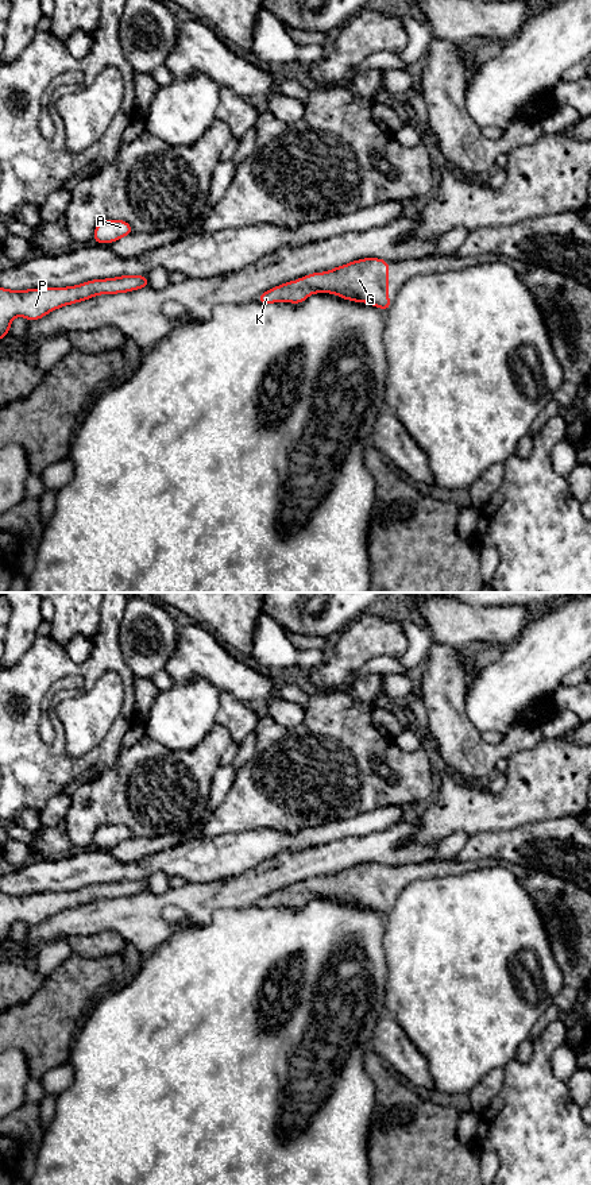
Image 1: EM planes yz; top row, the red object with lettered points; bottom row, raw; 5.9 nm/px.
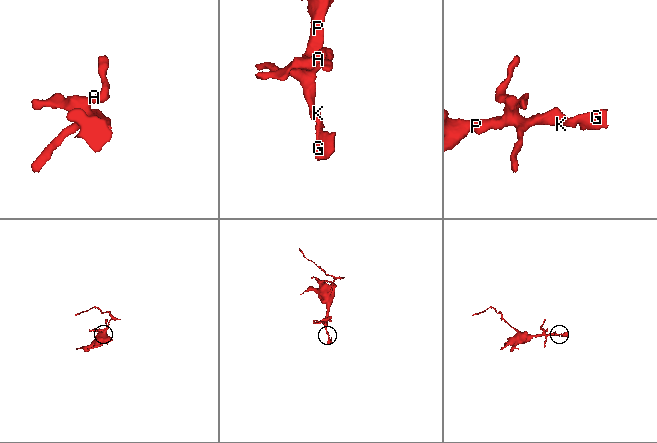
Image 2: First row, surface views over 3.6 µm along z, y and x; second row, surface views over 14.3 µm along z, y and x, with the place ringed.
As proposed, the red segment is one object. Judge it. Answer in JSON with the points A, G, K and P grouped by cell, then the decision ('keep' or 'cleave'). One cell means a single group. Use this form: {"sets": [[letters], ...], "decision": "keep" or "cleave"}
{"sets": [["A", "G", "K", "P"]], "decision": "keep"}

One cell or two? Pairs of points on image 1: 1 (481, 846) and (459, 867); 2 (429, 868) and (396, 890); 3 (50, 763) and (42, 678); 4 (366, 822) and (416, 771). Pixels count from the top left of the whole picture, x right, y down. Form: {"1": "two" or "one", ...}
{"1": "two", "2": "one", "3": "one", "4": "two"}

